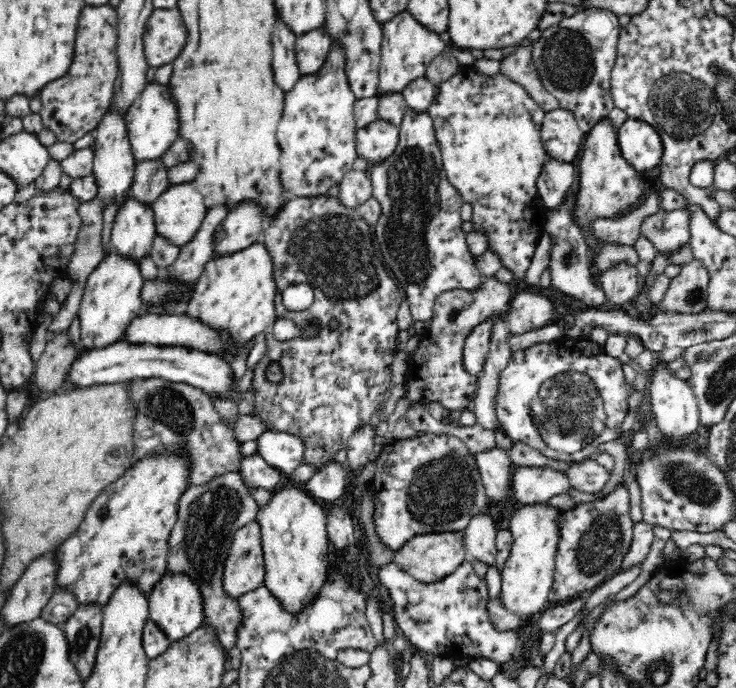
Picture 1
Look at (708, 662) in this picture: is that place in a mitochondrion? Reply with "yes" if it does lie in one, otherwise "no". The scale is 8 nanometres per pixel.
no

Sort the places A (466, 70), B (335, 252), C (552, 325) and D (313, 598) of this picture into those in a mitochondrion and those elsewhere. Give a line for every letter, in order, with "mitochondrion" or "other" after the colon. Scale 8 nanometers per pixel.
A: other
B: mitochondrion
C: other
D: other

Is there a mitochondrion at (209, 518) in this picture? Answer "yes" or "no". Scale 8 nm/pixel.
yes

